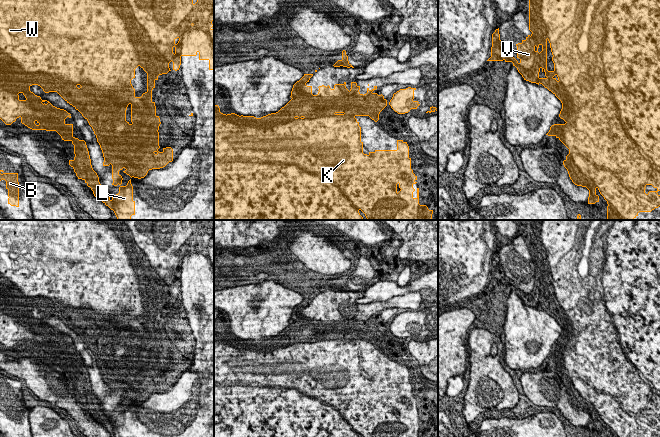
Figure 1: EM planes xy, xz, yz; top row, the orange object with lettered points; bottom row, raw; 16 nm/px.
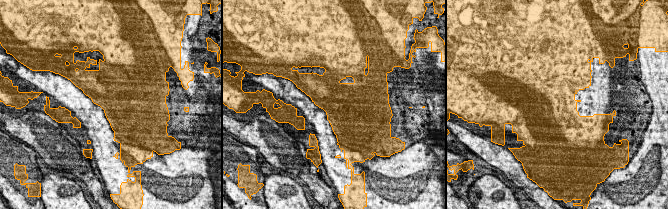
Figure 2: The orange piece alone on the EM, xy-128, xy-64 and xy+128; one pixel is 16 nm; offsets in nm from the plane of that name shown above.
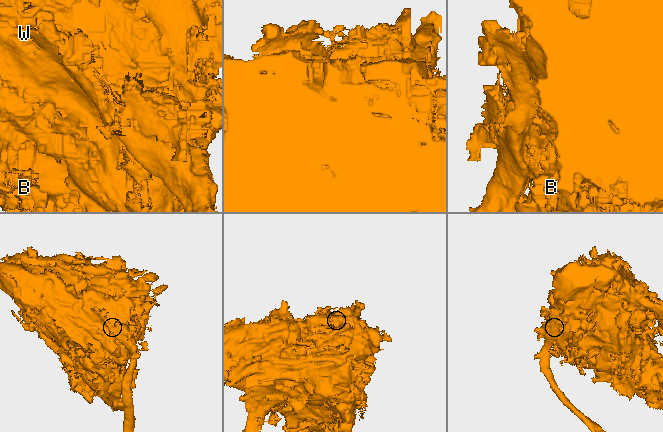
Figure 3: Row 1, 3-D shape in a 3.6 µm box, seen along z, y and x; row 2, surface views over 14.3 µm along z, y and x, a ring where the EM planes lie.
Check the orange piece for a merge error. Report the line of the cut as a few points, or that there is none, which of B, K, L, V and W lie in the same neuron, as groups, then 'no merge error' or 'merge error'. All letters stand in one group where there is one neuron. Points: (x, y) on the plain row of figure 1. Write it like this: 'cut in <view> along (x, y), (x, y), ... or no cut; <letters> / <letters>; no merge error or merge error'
cut in xy along (77, 315), (90, 312), (105, 324), (117, 316), (134, 320); B K L W / V; merge error

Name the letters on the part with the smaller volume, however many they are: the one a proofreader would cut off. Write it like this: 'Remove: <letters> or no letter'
Remove: V

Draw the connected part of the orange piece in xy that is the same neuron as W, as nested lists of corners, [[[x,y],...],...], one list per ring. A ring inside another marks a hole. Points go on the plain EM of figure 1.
[[[0,220],[0,343],[6,348],[11,349],[16,345],[17,342],[21,342],[21,347],[32,354],[46,354],[56,355],[64,365],[71,365],[74,369],[75,381],[73,384],[69,384],[69,389],[74,393],[78,403],[85,405],[88,411],[91,412],[96,422],[102,425],[108,430],[114,437],[135,437],[135,425],[133,424],[133,410],[131,403],[128,405],[126,410],[122,410],[122,400],[119,395],[125,392],[123,395],[131,402],[144,402],[149,394],[160,393],[165,391],[169,386],[173,385],[173,373],[171,371],[163,372],[164,379],[159,377],[146,377],[146,382],[143,382],[143,376],[137,371],[137,368],[133,365],[133,359],[131,358],[132,348],[123,344],[123,335],[121,334],[121,326],[115,326],[113,328],[113,341],[109,344],[104,340],[103,336],[99,336],[98,332],[91,326],[78,322],[78,315],[82,311],[91,313],[93,316],[98,318],[99,322],[103,322],[104,326],[107,324],[114,324],[116,317],[127,317],[128,319],[135,320],[135,313],[131,308],[131,304],[135,302],[135,293],[140,290],[150,301],[158,304],[158,300],[167,298],[170,294],[169,287],[173,286],[173,294],[177,295],[181,289],[182,280],[196,280],[199,279],[199,284],[209,285],[209,294],[214,294],[214,220],[197,220],[197,226],[193,227],[193,220]],[[32,309],[40,310],[45,317],[57,316],[67,327],[72,329],[78,334],[82,340],[88,345],[92,351],[94,358],[96,359],[97,366],[103,377],[104,386],[103,390],[112,389],[112,409],[119,411],[119,417],[110,421],[99,406],[97,397],[93,394],[91,389],[91,383],[89,375],[84,364],[79,364],[73,360],[73,348],[66,348],[65,343],[71,342],[71,338],[64,333],[53,330],[49,325],[42,324],[40,320],[35,319],[30,315]]]

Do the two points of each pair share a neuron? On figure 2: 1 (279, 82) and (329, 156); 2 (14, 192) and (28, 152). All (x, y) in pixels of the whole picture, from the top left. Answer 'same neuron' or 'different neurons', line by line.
1: same neuron
2: same neuron

